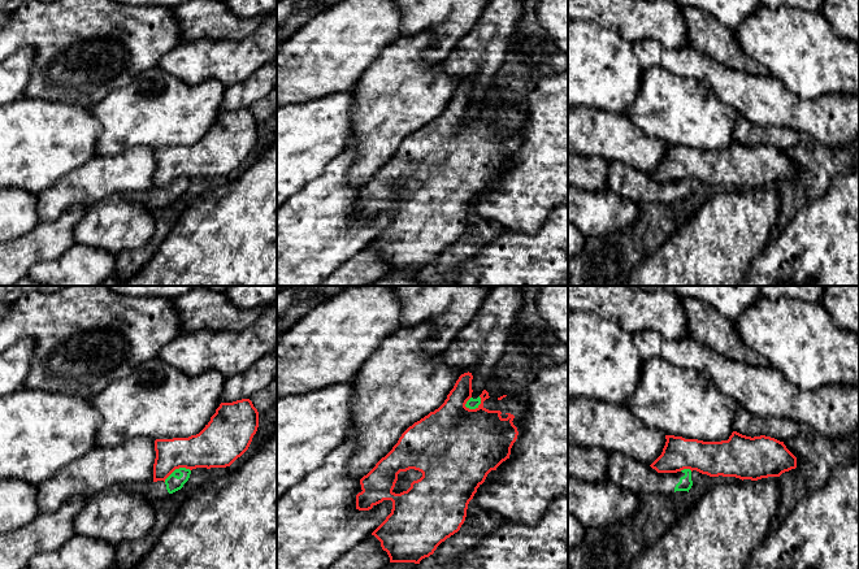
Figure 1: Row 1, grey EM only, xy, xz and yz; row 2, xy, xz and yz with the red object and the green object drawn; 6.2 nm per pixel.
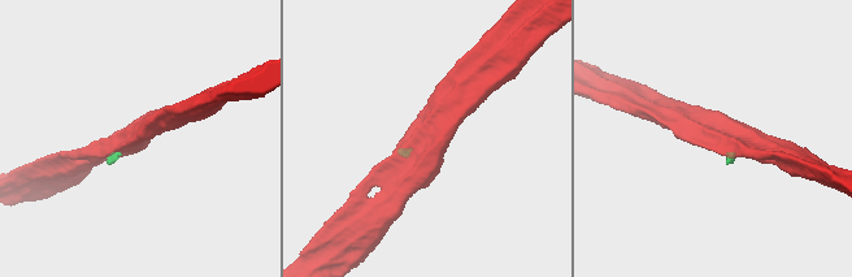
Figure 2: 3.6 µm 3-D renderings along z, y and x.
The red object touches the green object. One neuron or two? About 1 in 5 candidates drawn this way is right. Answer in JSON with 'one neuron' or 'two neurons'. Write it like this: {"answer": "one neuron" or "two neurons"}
{"answer": "two neurons"}

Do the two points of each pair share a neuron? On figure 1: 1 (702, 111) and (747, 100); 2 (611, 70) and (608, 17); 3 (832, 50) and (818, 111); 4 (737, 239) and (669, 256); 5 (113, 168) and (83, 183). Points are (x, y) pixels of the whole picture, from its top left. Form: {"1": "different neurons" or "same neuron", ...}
{"1": "different neurons", "2": "different neurons", "3": "different neurons", "4": "same neuron", "5": "same neuron"}

